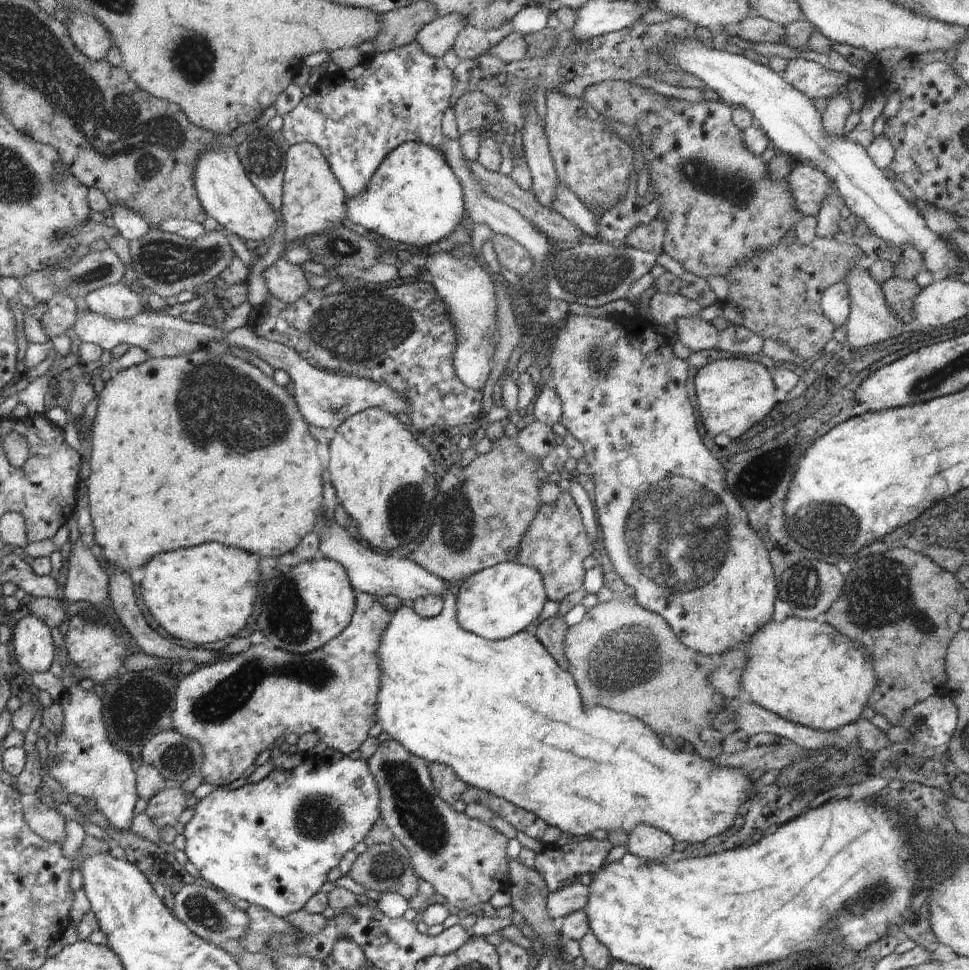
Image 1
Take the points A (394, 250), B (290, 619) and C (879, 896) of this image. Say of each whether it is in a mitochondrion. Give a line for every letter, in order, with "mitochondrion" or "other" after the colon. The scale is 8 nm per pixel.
A: other
B: mitochondrion
C: mitochondrion

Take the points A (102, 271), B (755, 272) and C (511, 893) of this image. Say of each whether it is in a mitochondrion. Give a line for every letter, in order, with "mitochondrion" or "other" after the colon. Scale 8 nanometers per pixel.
A: mitochondrion
B: mitochondrion
C: other

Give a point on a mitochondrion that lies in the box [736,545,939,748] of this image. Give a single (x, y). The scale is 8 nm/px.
(879, 594)

